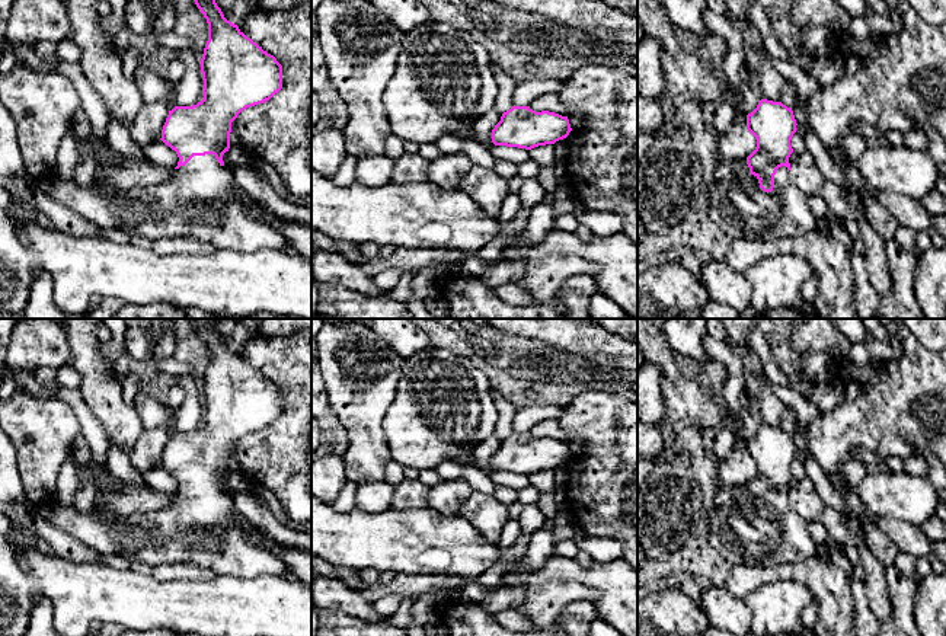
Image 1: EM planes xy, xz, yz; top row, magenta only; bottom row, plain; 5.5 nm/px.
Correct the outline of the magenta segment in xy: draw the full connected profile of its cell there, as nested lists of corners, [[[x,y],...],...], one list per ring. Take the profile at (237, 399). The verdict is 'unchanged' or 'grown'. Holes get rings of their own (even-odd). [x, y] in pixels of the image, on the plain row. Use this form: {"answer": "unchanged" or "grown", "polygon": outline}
{"answer": "grown", "polygon": [[[191,319],[208,349],[208,367],[201,384],[204,425],[192,432],[175,432],[163,451],[160,466],[179,483],[175,502],[166,509],[131,514],[111,524],[99,521],[96,511],[80,512],[54,499],[39,511],[99,554],[119,554],[148,566],[188,563],[236,578],[284,576],[285,563],[269,547],[250,541],[231,520],[236,506],[223,488],[223,480],[230,474],[231,448],[246,434],[269,426],[282,415],[282,391],[224,343],[215,329],[217,320]]]}

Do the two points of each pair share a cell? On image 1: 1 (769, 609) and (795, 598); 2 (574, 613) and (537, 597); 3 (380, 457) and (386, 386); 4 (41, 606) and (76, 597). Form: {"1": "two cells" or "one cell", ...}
{"1": "one cell", "2": "two cells", "3": "one cell", "4": "two cells"}

